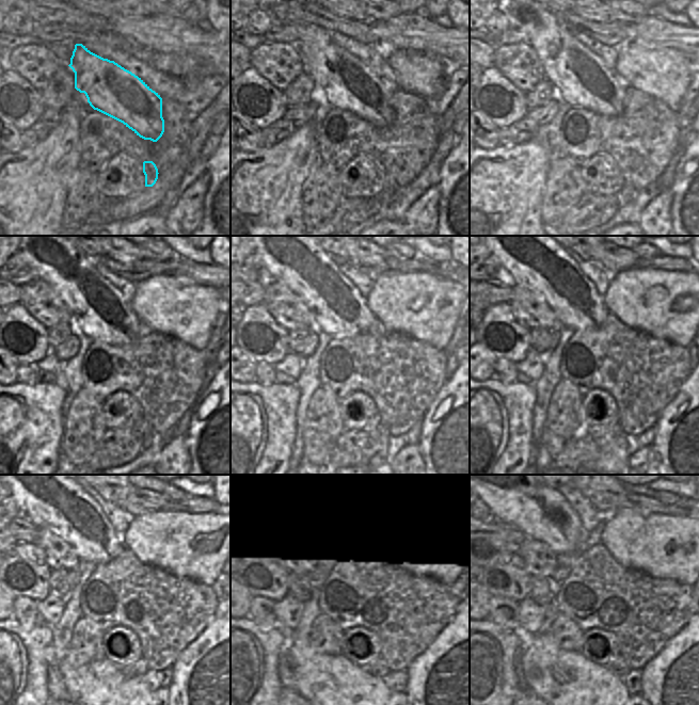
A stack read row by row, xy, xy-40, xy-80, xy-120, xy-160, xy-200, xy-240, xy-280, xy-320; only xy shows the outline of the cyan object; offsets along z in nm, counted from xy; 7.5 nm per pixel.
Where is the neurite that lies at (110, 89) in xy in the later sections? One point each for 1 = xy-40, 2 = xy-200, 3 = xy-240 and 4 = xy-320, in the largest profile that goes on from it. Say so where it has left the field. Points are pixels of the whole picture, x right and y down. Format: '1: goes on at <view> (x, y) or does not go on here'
1: goes on at xy-40 (350, 84)
2: goes on at xy-200 (536, 261)
3: goes on at xy-240 (59, 502)
4: goes on at xy-320 (520, 496)

